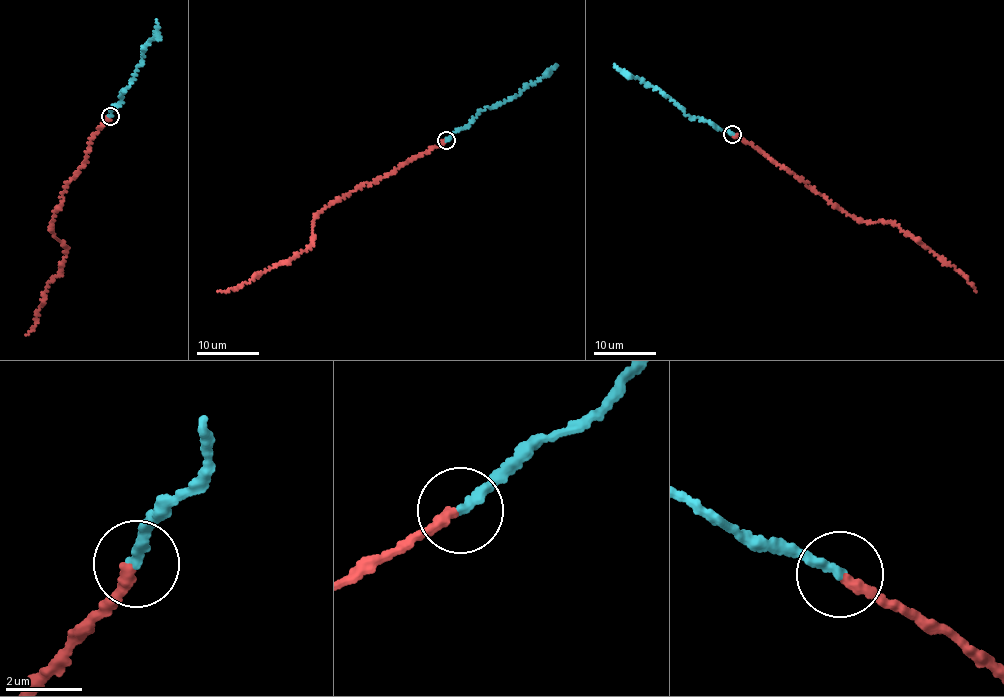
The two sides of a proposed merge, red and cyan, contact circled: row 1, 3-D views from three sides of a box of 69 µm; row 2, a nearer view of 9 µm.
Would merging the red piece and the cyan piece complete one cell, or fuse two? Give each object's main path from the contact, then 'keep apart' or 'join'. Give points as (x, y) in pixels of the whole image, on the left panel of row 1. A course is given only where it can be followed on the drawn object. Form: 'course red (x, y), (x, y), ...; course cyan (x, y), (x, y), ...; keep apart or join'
course red (108, 117), (93, 135), (84, 166), (67, 182), (51, 227), (67, 249), (26, 336); course cyan (110, 116), (119, 105), (122, 92), (130, 85), (149, 41), (154, 38), (157, 20); join

